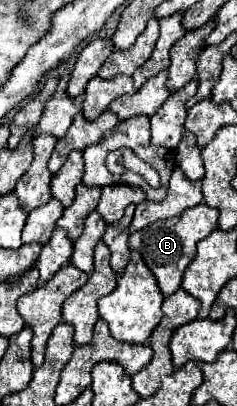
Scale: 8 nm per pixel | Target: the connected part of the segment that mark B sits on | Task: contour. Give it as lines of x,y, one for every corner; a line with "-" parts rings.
200,203
192,209
186,209
182,217
172,217
172,219
164,219
164,221
160,219
160,221
146,225
138,233
132,233
128,245
130,245
130,249
136,249
142,255
144,263
156,275
162,293
168,297
180,289
182,275
196,257
196,243
218,229
216,221
218,221
218,209
208,207
206,203

